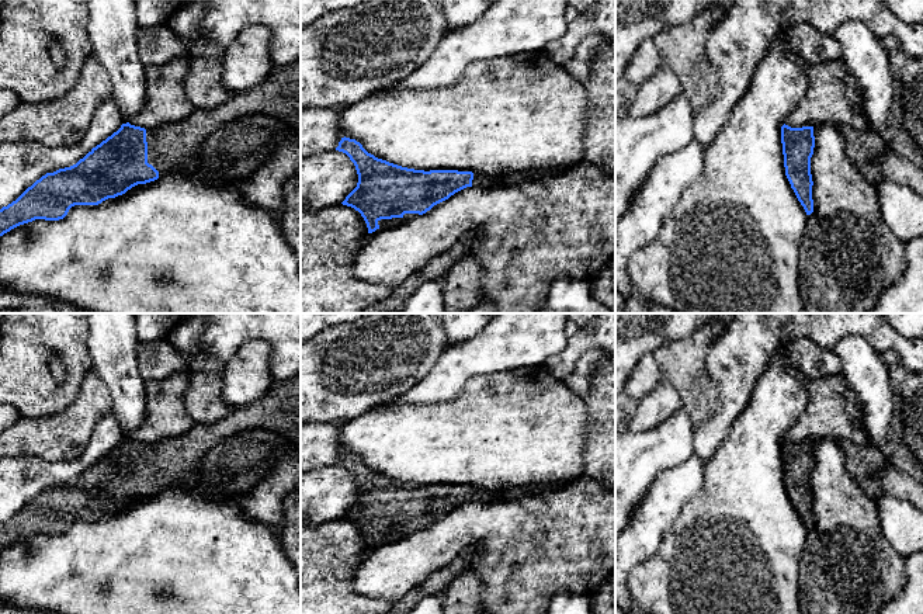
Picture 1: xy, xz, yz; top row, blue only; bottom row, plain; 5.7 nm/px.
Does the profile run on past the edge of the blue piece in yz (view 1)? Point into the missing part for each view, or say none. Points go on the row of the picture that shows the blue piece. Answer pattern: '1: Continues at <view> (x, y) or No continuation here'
1: No continuation here

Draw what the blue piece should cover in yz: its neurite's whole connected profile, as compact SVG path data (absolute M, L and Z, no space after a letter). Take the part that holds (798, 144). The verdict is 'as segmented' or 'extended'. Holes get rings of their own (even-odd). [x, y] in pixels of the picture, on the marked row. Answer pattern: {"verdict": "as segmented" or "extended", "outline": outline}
{"verdict": "as segmented", "outline": "M781 126L785 176L806 215L813 212L811 157L815 148L813 126Z"}

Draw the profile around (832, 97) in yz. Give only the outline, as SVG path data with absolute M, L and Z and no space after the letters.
M842 59L809 65L806 93L785 117L791 128L832 124L840 128L870 129L863 94Z

